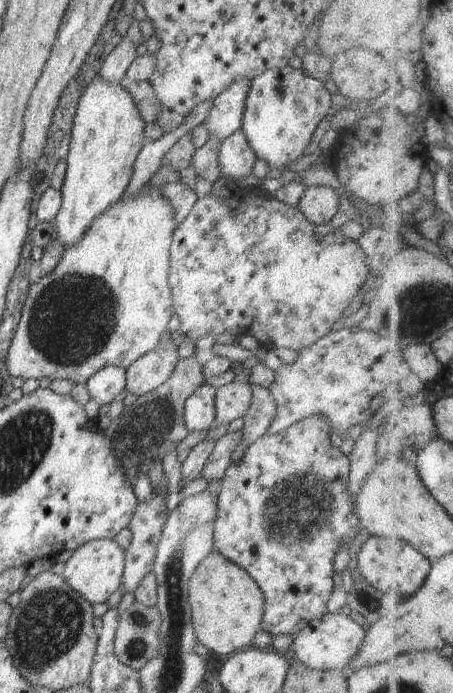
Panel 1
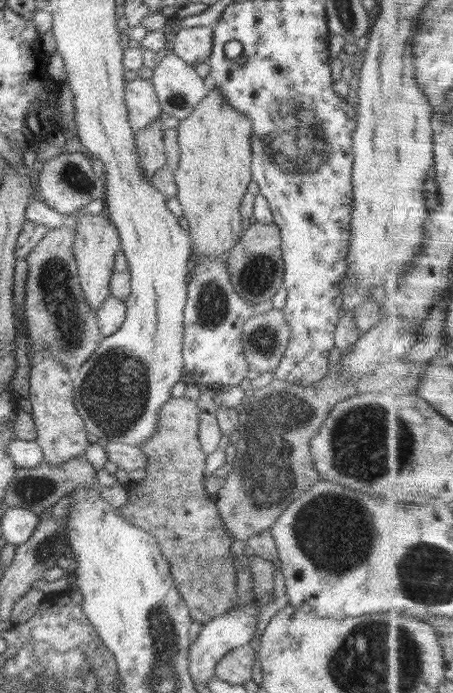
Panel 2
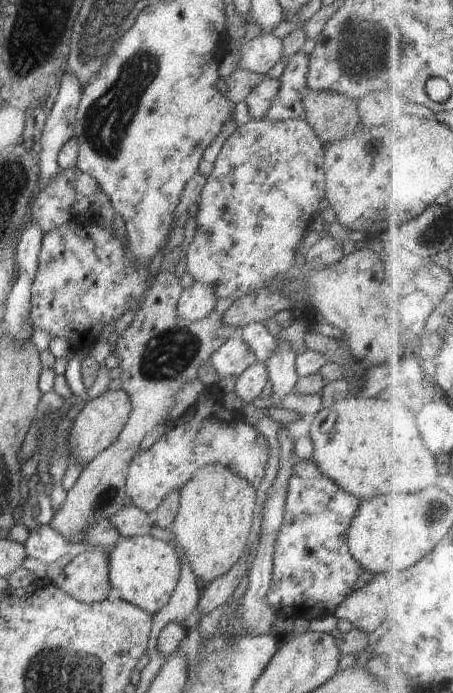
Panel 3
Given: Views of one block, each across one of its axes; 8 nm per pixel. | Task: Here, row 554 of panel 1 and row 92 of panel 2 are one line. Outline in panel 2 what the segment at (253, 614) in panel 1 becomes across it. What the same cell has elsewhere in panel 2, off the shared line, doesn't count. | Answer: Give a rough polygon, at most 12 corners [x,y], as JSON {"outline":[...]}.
{"outline":[[222,91],[179,122],[192,263],[242,240],[253,126]]}

